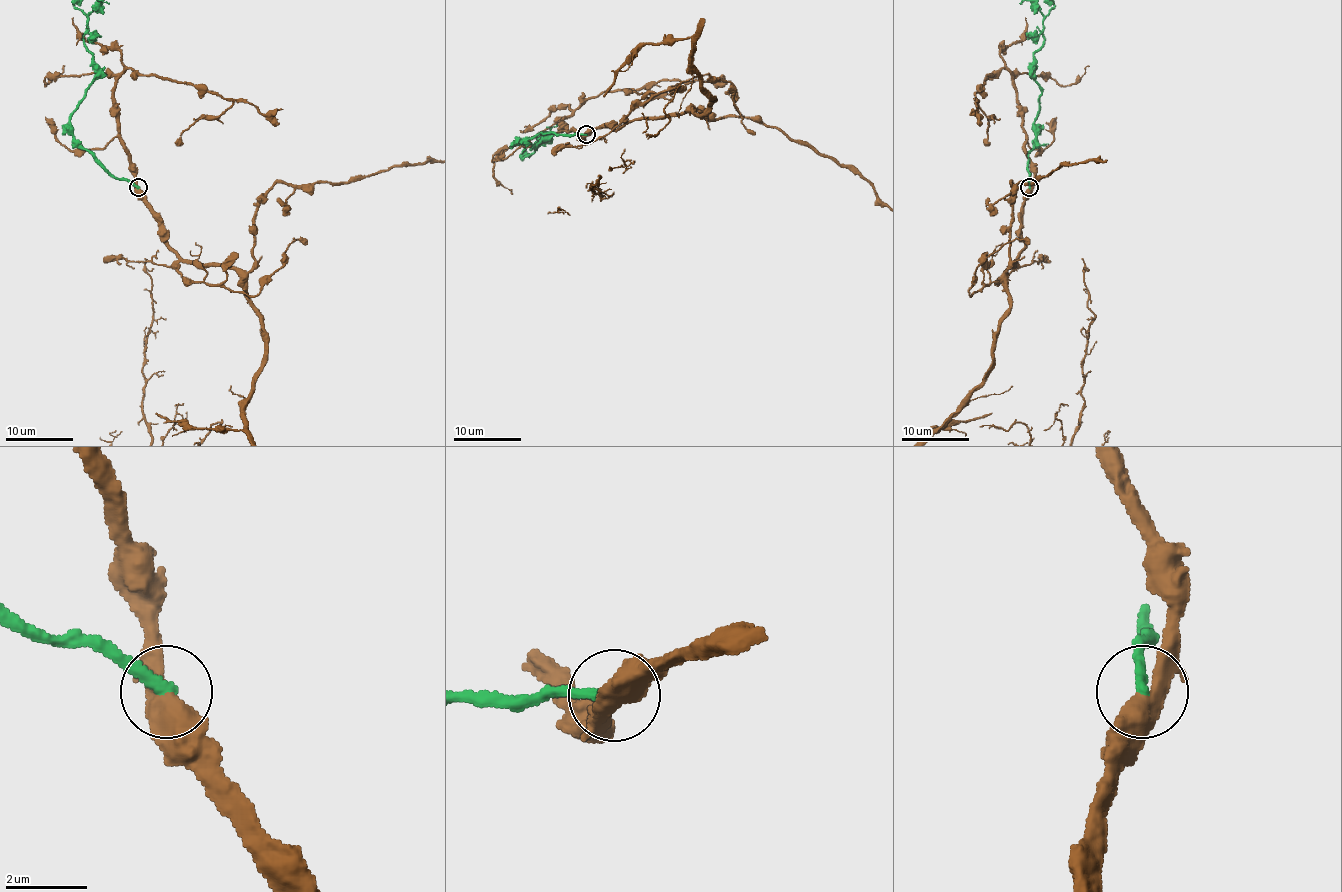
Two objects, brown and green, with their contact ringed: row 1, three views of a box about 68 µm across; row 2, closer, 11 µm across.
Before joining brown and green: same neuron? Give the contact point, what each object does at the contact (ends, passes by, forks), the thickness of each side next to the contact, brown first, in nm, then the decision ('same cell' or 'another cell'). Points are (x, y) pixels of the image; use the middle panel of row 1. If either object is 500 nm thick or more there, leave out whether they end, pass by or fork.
at (586, 134); 550 nm thick on the brown side, 300 nm on the other; another cell

